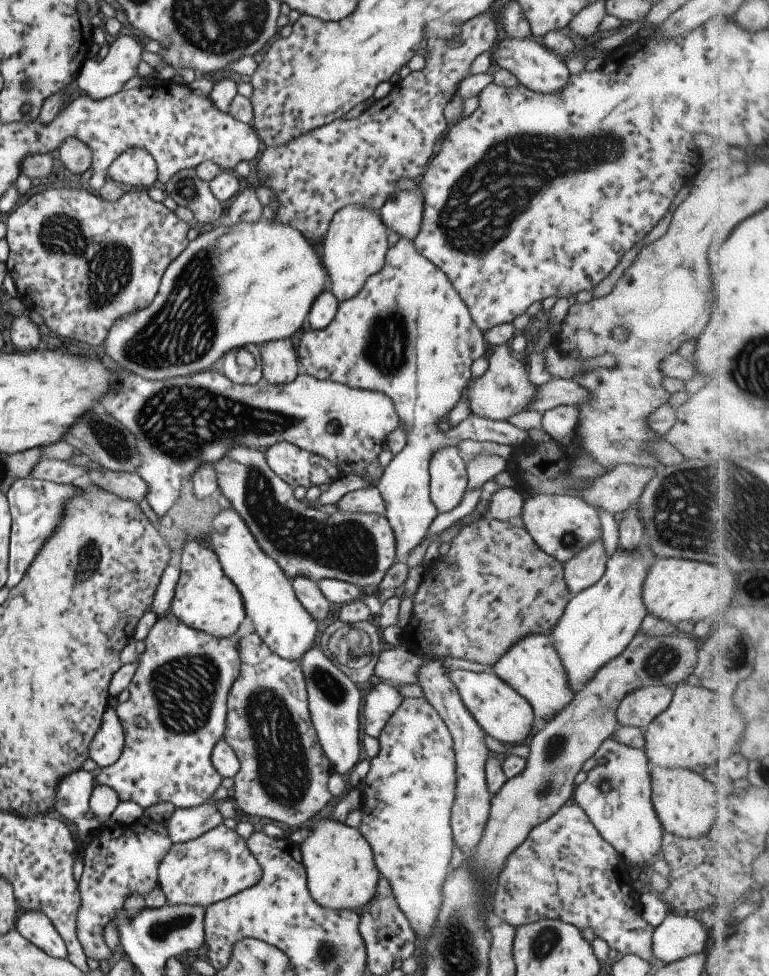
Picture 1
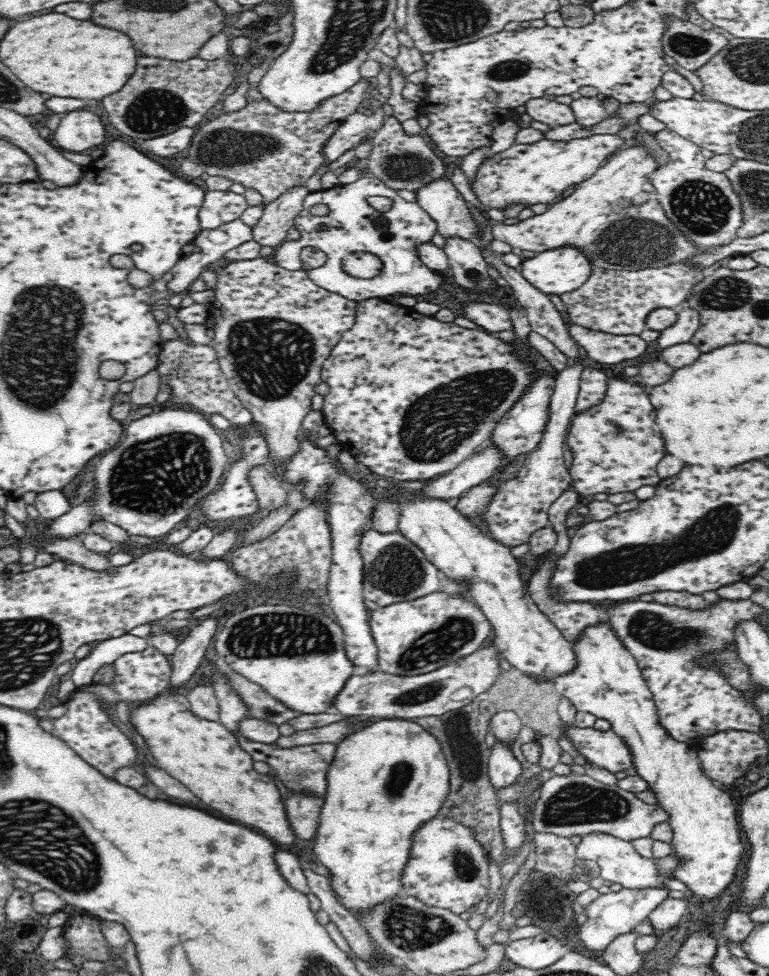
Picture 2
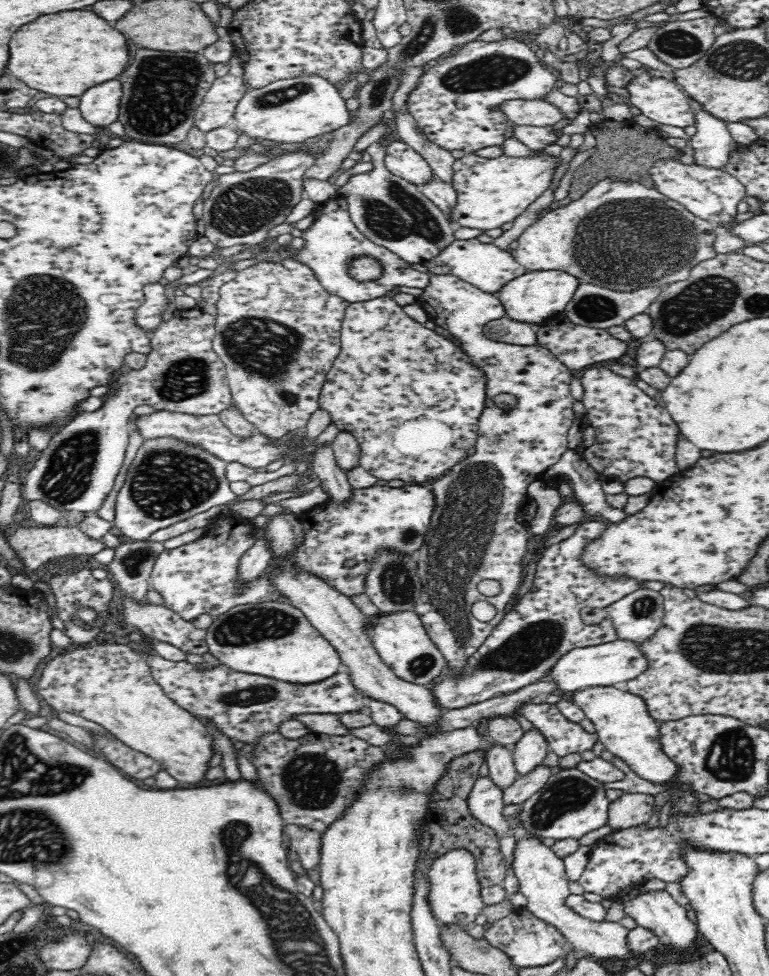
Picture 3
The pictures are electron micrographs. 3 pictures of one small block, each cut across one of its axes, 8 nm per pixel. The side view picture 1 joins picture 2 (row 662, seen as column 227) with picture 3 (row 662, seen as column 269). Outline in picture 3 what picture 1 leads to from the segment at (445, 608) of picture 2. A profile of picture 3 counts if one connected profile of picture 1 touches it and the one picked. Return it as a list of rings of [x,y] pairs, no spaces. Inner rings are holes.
[[[413,611],[382,614],[378,624],[370,630],[371,641],[380,658],[396,676],[418,686],[430,686],[442,674],[447,662],[440,649],[428,638],[423,623]]]

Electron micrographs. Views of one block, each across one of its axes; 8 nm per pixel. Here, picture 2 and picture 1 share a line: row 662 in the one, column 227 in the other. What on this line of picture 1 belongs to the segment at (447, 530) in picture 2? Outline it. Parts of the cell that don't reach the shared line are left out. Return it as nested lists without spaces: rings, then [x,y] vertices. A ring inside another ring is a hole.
[[[221,509],[213,519],[210,547],[217,555],[225,576],[238,588],[244,613],[257,636],[277,656],[300,662],[306,648],[315,642],[316,620],[296,599],[289,578],[267,553],[259,548],[243,519],[233,510]]]

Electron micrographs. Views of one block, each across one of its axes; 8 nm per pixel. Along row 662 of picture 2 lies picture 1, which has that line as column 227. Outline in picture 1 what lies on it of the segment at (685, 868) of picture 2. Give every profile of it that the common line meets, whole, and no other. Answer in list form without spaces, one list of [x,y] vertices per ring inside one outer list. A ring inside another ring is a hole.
[[[187,540],[179,558],[179,576],[171,600],[171,611],[183,624],[192,629],[203,631],[212,637],[228,637],[235,634],[241,620],[245,618],[244,606],[238,588],[225,576],[219,564],[217,555],[209,546],[203,546],[201,540]]]

